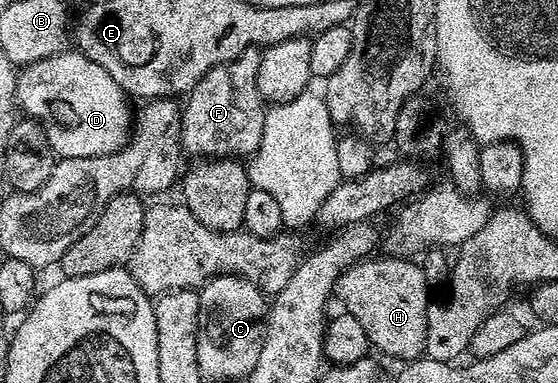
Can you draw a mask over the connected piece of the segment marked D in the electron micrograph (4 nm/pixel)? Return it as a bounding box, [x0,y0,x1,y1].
[17,51,135,158]

